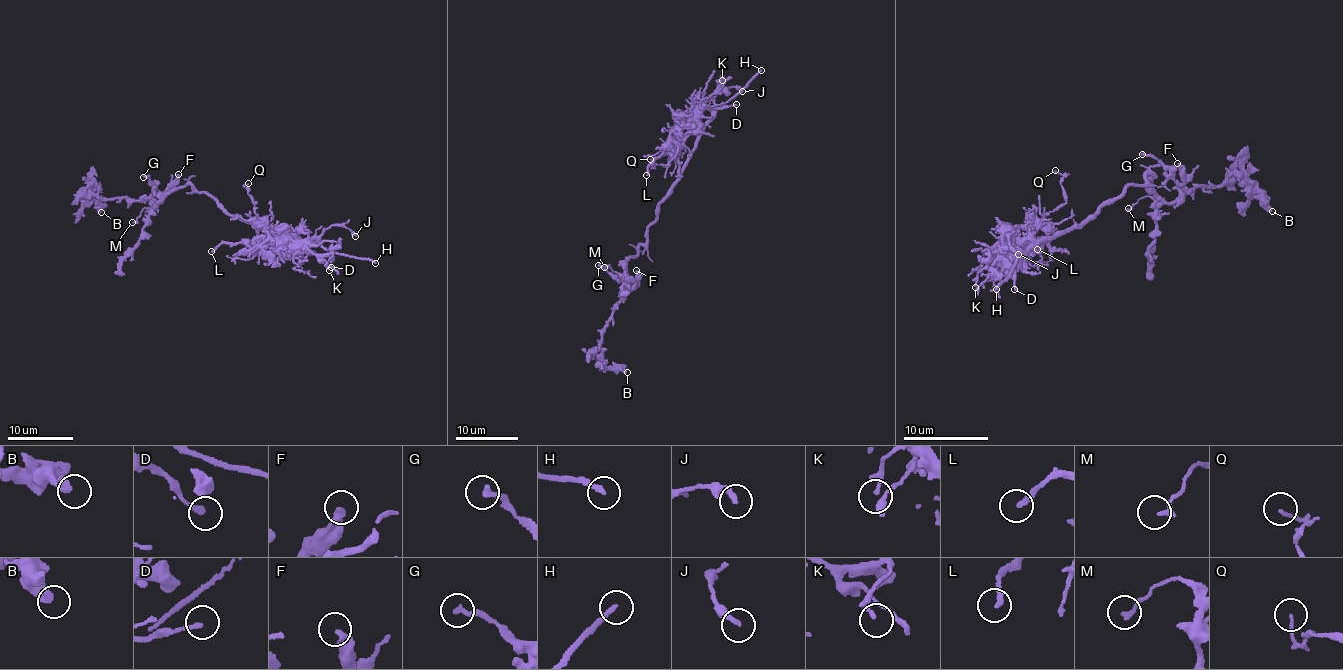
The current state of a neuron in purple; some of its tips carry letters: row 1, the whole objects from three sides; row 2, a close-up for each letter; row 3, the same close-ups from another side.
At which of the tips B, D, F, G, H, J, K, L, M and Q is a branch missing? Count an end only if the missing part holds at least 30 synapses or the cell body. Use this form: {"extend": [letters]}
{"extend": ["H"]}

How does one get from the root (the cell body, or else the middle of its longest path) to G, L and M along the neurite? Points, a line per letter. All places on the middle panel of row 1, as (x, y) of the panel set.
G: (649, 224), (647, 242), (639, 246), (637, 255), (629, 256), (627, 261), (628, 288), (598, 265)
L: (649, 224), (655, 219), (658, 203), (677, 179), (687, 154), (674, 156), (668, 146), (649, 165), (646, 175)
M: (649, 224), (647, 242), (639, 246), (637, 255), (629, 256), (624, 273), (604, 267)

